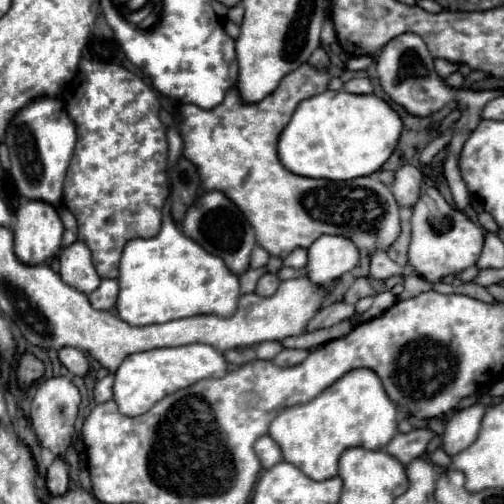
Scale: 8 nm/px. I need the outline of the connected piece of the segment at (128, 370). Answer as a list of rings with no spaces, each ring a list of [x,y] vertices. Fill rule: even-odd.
[[[203,343],[193,345],[181,345],[181,347],[163,347],[163,349],[151,349],[143,353],[133,353],[123,359],[119,369],[115,371],[113,381],[113,401],[117,403],[119,411],[123,415],[141,415],[153,407],[153,403],[161,401],[165,395],[171,395],[173,391],[191,387],[193,383],[201,379],[221,377],[227,373],[227,361],[225,357]]]

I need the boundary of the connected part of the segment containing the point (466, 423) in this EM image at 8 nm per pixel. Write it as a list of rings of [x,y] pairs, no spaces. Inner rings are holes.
[[[473,403],[469,407],[453,413],[453,417],[447,421],[445,433],[441,437],[441,441],[443,441],[441,447],[447,455],[453,457],[453,455],[461,453],[465,447],[469,447],[469,443],[473,443],[473,439],[477,439],[479,425],[481,425],[485,411],[487,411],[487,405]]]

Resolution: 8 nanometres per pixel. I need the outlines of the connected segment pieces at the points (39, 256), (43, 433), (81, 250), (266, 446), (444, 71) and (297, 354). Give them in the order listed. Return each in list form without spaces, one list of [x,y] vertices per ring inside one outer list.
[[[23,201],[15,215],[17,215],[17,223],[13,229],[15,257],[25,265],[41,265],[51,261],[61,249],[61,235],[63,235],[63,223],[57,211],[41,201]]]
[[[53,377],[53,379],[43,381],[37,387],[37,393],[31,403],[31,425],[33,425],[33,431],[35,431],[37,439],[41,441],[41,445],[47,447],[51,453],[59,455],[69,449],[71,439],[75,435],[75,421],[77,421],[77,413],[79,413],[79,403],[81,403],[79,389],[67,377]]]
[[[75,241],[73,245],[65,247],[59,255],[59,275],[63,283],[69,283],[71,287],[83,291],[89,295],[89,291],[95,291],[101,283],[101,277],[97,275],[89,249],[85,243]]]
[[[263,435],[255,441],[255,453],[261,459],[263,469],[269,469],[281,461],[281,449],[277,443],[273,443],[273,439],[269,439],[269,435]]]
[[[435,59],[435,71],[437,71],[439,75],[451,75],[451,73],[455,73],[457,69],[459,69],[457,63],[451,63],[451,61],[447,61],[447,59]]]
[[[281,349],[273,361],[281,367],[291,367],[291,365],[301,363],[301,359],[305,359],[305,355],[307,355],[307,351],[303,351],[303,349]]]

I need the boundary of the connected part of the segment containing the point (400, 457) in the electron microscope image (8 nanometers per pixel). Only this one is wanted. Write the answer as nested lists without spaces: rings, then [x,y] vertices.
[[[413,429],[411,433],[397,433],[385,447],[385,451],[399,463],[411,463],[425,453],[427,443],[435,433],[429,429]]]

